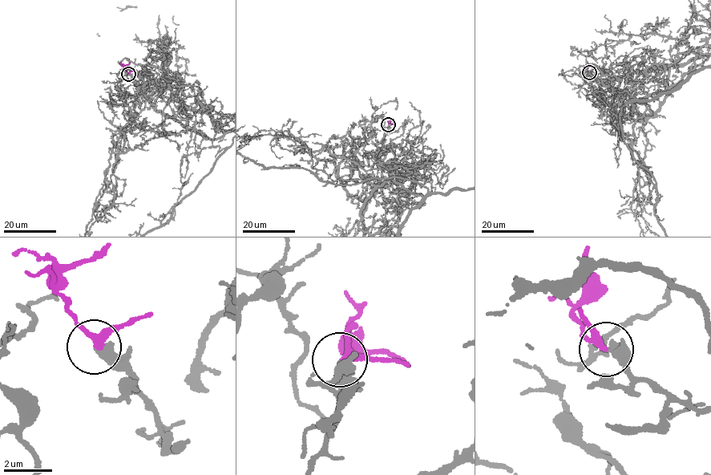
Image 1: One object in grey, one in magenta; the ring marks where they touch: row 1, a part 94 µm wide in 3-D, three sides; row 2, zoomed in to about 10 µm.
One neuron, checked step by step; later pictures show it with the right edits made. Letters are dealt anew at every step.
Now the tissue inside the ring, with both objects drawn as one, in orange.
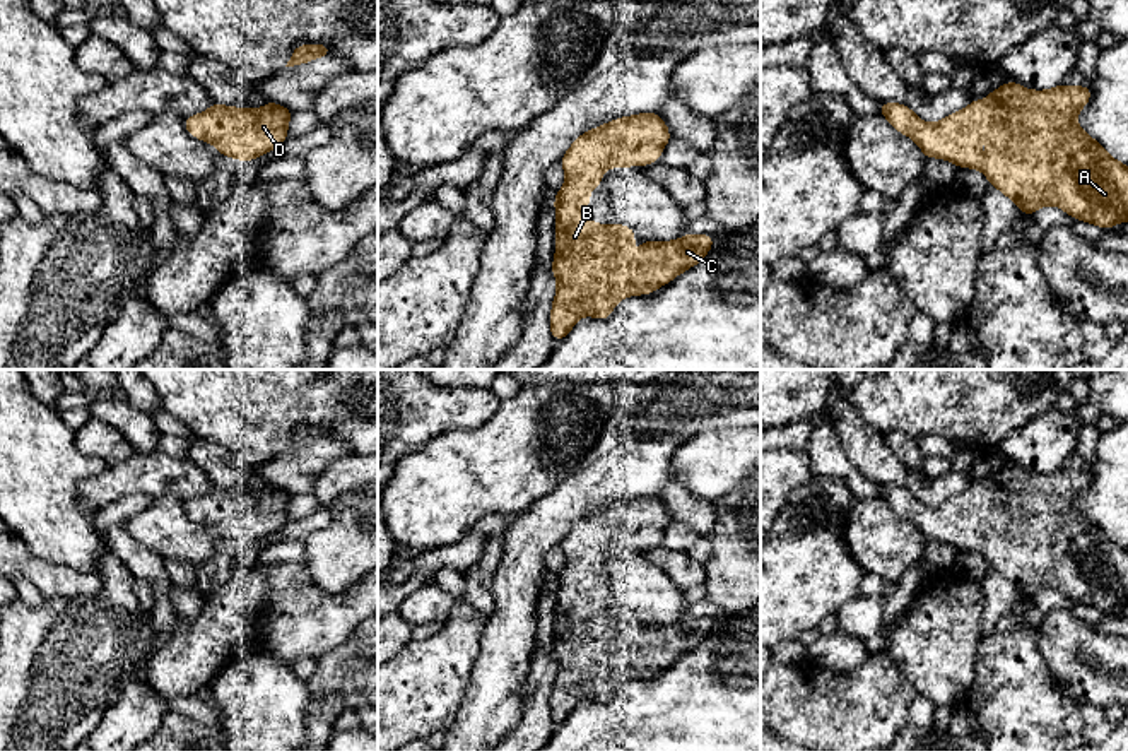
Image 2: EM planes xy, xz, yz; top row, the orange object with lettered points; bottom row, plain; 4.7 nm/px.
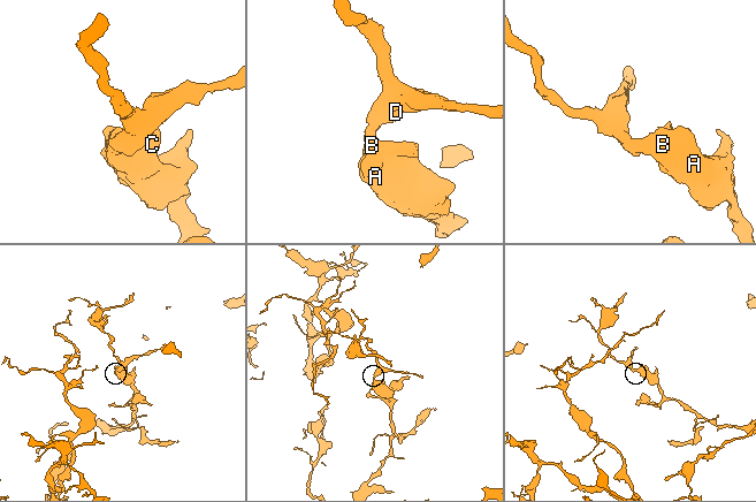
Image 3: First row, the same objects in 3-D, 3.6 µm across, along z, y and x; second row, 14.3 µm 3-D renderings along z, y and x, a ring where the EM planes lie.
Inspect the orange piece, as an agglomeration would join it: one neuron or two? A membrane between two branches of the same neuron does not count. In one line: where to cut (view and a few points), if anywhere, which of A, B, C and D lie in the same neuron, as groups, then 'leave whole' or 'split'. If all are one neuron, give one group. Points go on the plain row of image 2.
cut none; groups A B C D; leave whole

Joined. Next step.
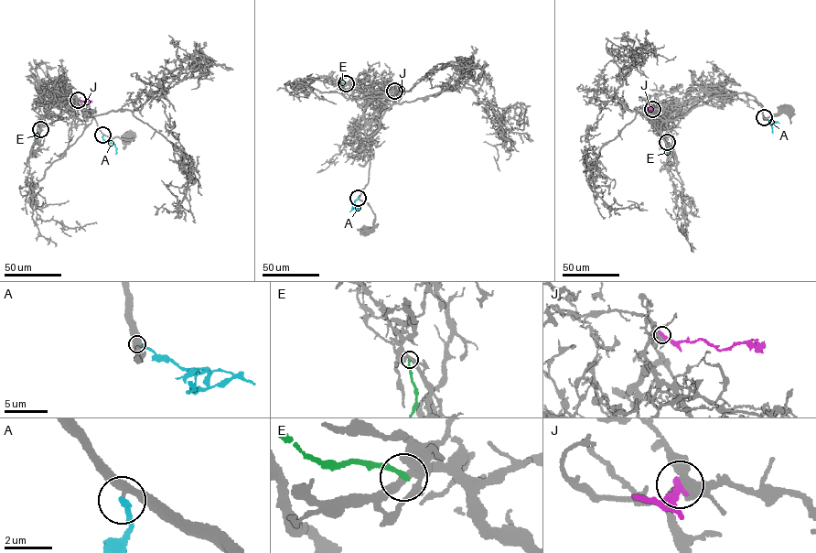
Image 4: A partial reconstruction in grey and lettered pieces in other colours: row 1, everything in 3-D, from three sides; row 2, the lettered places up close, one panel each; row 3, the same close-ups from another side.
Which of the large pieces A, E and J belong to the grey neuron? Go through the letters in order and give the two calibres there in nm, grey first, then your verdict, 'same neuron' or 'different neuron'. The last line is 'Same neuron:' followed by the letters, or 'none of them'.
A: 400 nm thick on the grey side, 280 nm on the other; different neuron
E: 320 nm thick on the grey side, 240 nm on the other; different neuron
J: 400 nm thick on the grey side, 340 nm on the other; different neuron
Same neuron: none of them

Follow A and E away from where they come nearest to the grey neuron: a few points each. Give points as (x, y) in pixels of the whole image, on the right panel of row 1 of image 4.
A: (764, 117), (773, 121), (770, 124), (773, 133)
E: (667, 142), (667, 153), (671, 161)

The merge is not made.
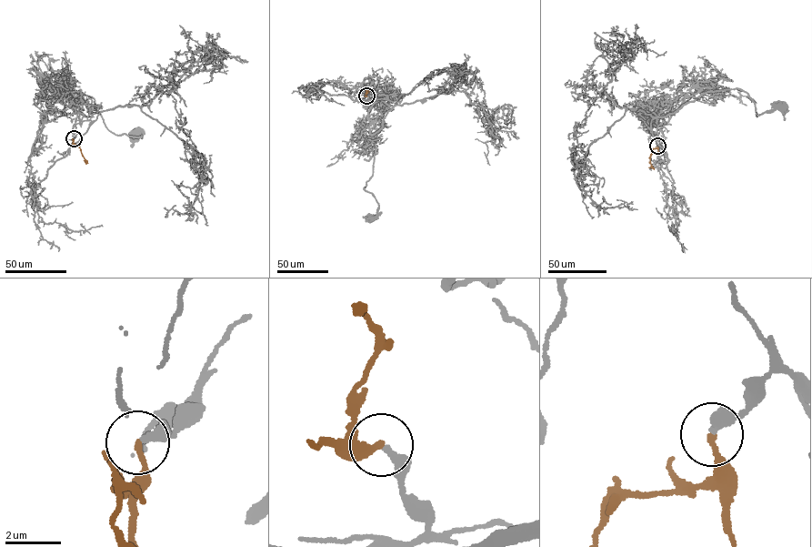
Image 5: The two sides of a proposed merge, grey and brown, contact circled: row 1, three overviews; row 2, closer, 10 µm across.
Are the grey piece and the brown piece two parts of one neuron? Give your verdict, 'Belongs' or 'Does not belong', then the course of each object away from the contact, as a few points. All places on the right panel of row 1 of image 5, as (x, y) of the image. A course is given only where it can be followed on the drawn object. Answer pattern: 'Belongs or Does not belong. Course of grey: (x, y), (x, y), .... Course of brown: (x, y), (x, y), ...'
Belongs. Course of grey: (657, 146), (666, 155), (653, 135), (652, 119), (708, 91), (741, 89), (756, 116), (783, 106). Course of brown: (657, 146), (650, 155), (653, 168), (648, 167)

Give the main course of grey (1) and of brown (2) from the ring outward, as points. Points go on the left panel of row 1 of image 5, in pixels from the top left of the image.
1: (74, 137), (69, 148), (98, 114), (73, 98), (72, 92), (94, 98), (110, 131), (142, 136), (135, 133)
2: (74, 137), (72, 142), (79, 147), (86, 162), (84, 160)

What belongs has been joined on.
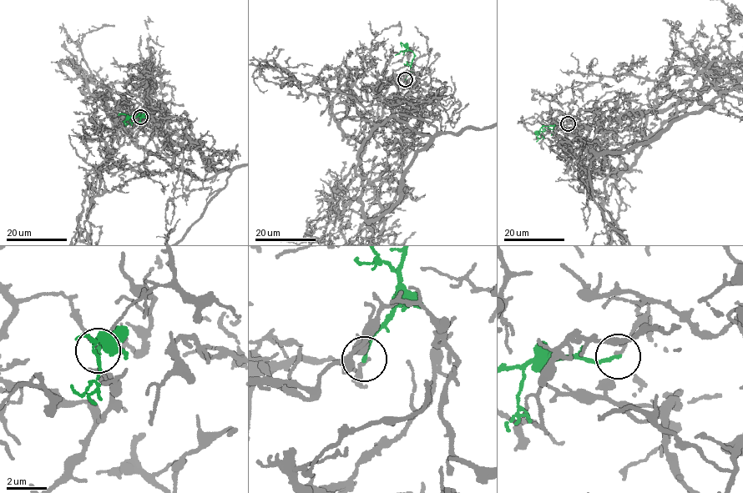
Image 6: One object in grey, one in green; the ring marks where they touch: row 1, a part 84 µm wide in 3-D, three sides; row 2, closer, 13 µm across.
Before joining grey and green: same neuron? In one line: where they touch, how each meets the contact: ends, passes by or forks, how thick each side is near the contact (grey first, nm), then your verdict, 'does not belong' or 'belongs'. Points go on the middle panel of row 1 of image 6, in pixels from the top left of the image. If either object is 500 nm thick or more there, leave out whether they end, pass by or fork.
at (405, 79); grey ends there; green ends there; 160 nm thick on the grey side, 190 nm on the other; does not belong

